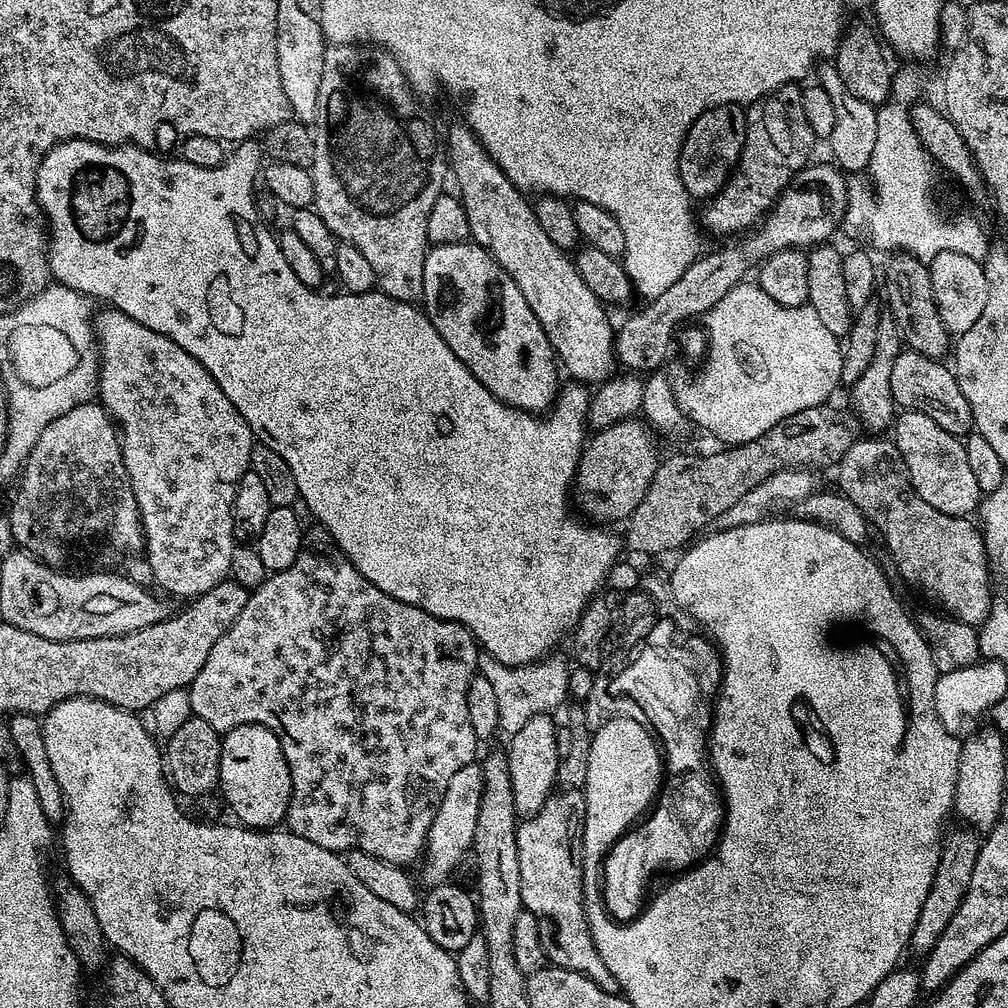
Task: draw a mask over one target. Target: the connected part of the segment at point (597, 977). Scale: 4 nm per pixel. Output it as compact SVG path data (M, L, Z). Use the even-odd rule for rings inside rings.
M547 810L533 815L516 829L518 870L520 871L520 902L523 911L549 920L556 927L556 941L549 943L546 956L557 968L583 972L602 990L616 992L618 985L602 962L592 941L592 932L584 916L584 881L582 868L572 857L572 828L564 820L552 820Z

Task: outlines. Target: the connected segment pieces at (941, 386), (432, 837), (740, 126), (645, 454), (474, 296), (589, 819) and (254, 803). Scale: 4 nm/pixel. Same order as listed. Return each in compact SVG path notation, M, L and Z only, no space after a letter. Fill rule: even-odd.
M901 351L890 370L892 397L901 409L926 414L926 418L934 418L934 422L938 422L938 426L942 426L942 430L950 435L967 437L973 431L974 423L966 394L956 381L955 371L936 360L939 359L924 356L920 352Z
M473 762L462 766L462 770L458 770L458 774L454 774L454 778L450 778L443 788L440 809L428 828L428 865L424 868L424 876L429 880L429 885L445 883L451 877L448 875L459 866L464 851L467 853L471 849L483 785L484 775L480 764Z
M723 104L702 113L690 126L680 152L680 177L684 179L689 197L707 201L716 196L729 183L732 167L739 165L747 139L748 118L741 105Z
M633 418L623 420L614 426L601 429L595 433L596 436L587 441L586 447L580 453L580 464L576 468L576 479L574 481L574 500L580 503L580 508L589 516L589 521L600 526L612 526L615 520L627 521L628 517L642 502L646 492L650 489L651 480L655 477L658 465L656 458L656 444L652 441L649 425L643 419Z
M475 242L429 247L424 257L425 281L432 282L439 276L444 285L440 288L440 305L436 308L434 323L446 346L454 350L466 370L470 370L470 374L474 374L474 378L478 378L478 382L490 390L490 394L497 396L509 408L519 408L521 412L533 414L540 414L544 407L547 409L558 395L558 364L554 359L552 343L548 341L534 310L530 310L522 290L518 290L516 283L508 277L499 262Z
M617 715L614 720L608 720L600 729L596 728L592 733L592 745L590 746L589 766L586 769L586 782L582 789L584 795L584 836L582 836L582 846L596 846L596 838L611 838L622 834L622 830L633 827L635 821L645 815L648 803L656 796L656 787L661 787L662 777L660 775L660 760L658 750L656 749L657 741L653 740L652 734L648 733L644 726L628 723L627 718Z
M239 724L223 733L220 742L220 782L219 791L224 791L224 800L232 807L232 812L237 816L241 825L253 830L268 830L285 819L288 803L292 797L292 779L288 763L280 740L268 728L261 724Z

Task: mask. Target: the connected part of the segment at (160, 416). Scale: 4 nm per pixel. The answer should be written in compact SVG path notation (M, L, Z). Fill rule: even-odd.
M104 310L96 316L96 336L100 339L100 397L99 403L105 412L114 421L118 429L118 456L122 461L122 472L128 475L132 483L131 499L134 501L139 513L139 523L142 529L142 548L148 551L148 568L152 576L168 592L176 596L189 596L195 598L203 592L208 592L214 586L218 586L229 575L231 570L231 554L238 545L234 535L234 505L236 503L236 484L249 471L250 450L254 443L254 437L250 426L238 414L234 402L226 398L226 394L214 382L214 378L199 362L182 346L178 346L168 336L158 334L146 326L142 326L134 318L130 318L125 312Z

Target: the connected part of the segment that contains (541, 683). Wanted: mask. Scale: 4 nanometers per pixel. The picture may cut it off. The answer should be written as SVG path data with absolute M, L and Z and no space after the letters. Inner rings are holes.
M481 651L478 656L479 675L485 676L494 686L494 694L498 698L498 718L500 719L500 732L505 737L511 738L530 722L530 718L547 713L548 708L563 702L568 693L568 675L570 669L558 661L552 660L549 664L532 662L527 666L504 664L490 655L489 652Z

